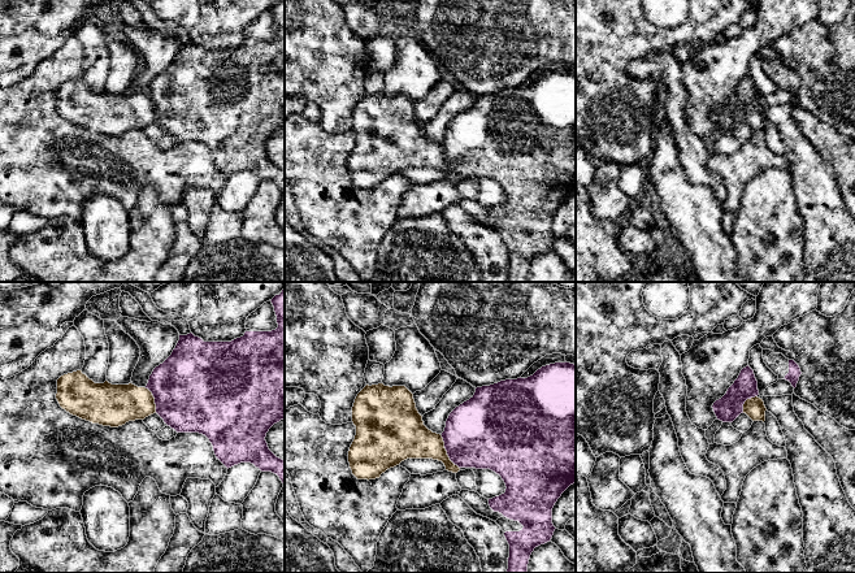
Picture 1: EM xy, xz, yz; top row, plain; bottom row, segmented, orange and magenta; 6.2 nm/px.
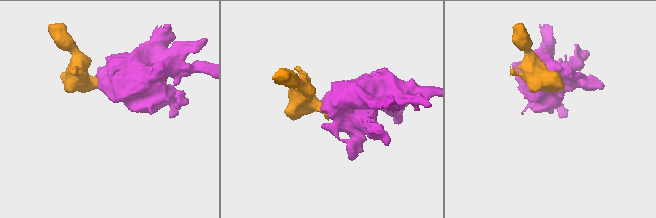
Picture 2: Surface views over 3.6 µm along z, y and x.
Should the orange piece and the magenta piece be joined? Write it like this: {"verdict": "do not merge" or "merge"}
{"verdict": "do not merge"}

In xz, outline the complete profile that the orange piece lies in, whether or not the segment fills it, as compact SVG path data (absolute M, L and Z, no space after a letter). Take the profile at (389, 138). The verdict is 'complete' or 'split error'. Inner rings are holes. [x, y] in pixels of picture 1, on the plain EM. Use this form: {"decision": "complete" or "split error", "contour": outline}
{"decision": "complete", "contour": "M366 94L352 116L356 144L348 172L357 188L376 188L407 168L442 170L446 179L457 182L440 143L429 139L405 95Z"}

